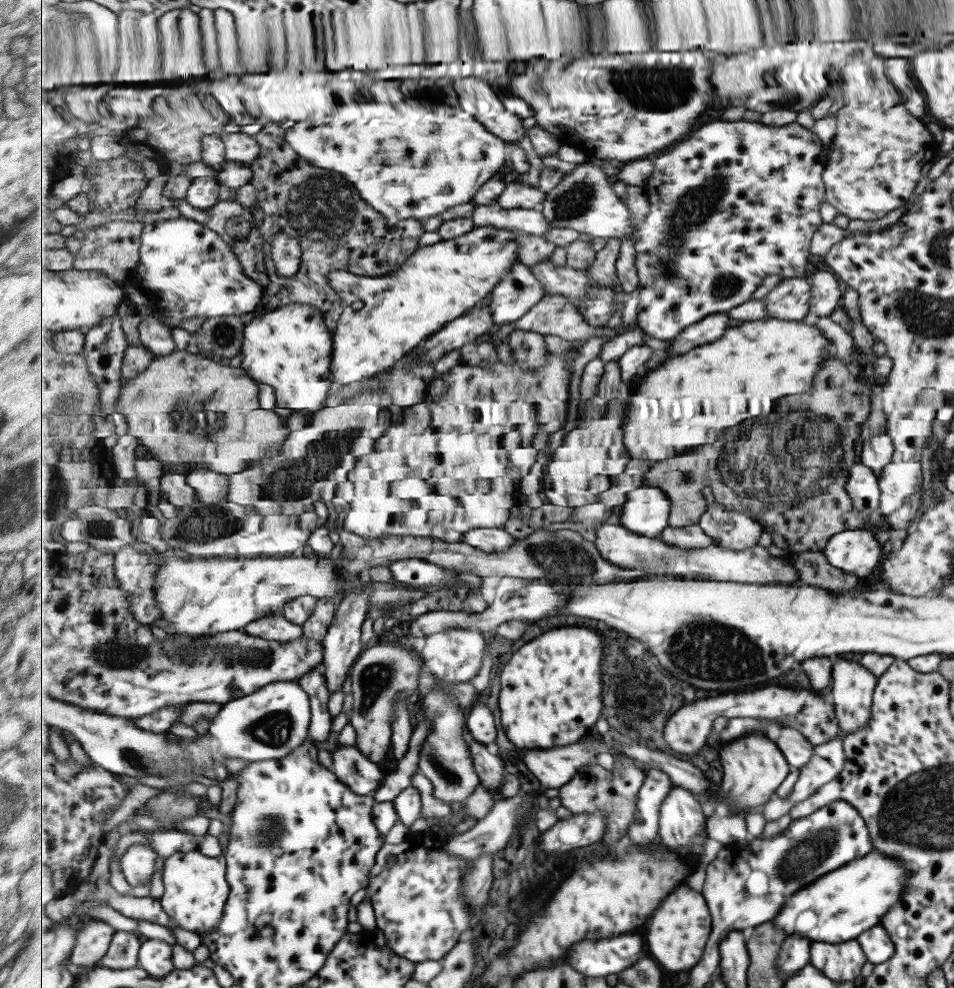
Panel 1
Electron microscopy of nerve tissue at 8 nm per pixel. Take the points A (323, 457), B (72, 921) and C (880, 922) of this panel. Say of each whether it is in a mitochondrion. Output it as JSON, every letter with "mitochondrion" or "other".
{"A":"mitochondrion","B":"other","C":"other"}

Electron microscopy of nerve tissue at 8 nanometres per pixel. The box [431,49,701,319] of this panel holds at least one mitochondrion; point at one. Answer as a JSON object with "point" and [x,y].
{"point":[677,85]}

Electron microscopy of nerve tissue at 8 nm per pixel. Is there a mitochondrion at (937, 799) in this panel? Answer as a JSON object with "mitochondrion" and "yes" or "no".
{"mitochondrion":"yes"}

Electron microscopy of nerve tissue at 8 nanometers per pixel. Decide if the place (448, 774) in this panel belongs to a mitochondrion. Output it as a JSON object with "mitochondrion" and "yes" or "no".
{"mitochondrion":"yes"}

